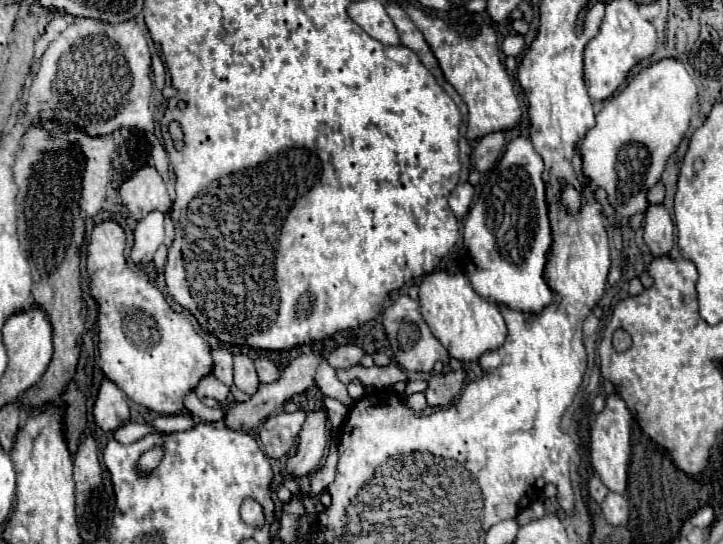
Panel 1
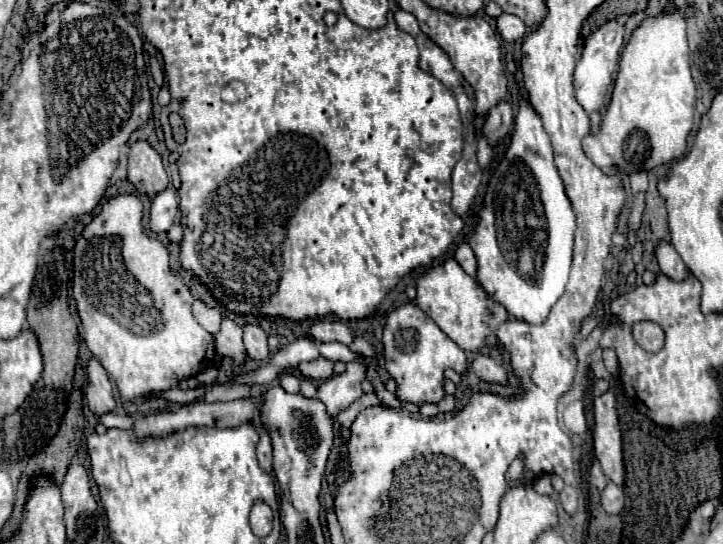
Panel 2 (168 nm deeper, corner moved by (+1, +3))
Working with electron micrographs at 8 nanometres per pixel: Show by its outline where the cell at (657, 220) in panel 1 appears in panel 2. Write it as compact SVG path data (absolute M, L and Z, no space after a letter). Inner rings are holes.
M659 240L657 248L655 248L655 256L659 262L659 268L663 274L667 274L673 280L683 280L687 276L687 266L681 260L681 256L677 254L677 250L673 248L671 242L667 240Z

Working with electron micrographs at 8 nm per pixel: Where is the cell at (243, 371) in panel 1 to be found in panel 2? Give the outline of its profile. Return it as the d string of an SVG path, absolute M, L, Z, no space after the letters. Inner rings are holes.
M225 316L221 322L221 330L215 334L215 348L221 356L233 358L233 362L243 368L247 352L243 348L243 330L233 322L233 318Z

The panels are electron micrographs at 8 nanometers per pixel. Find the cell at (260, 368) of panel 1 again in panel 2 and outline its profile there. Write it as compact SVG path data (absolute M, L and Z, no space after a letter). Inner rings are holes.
M247 324L243 328L243 342L247 348L247 356L255 362L267 360L269 356L269 348L267 348L267 334L255 326L255 324Z

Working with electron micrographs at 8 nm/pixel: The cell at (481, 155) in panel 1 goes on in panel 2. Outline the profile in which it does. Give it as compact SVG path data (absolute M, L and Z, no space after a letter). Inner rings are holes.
M501 102L495 108L491 108L483 124L483 134L489 146L497 146L497 142L511 130L511 124L513 124L513 110L509 102Z

